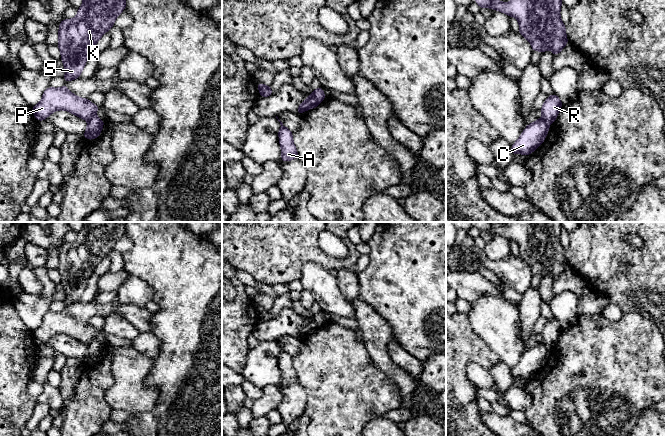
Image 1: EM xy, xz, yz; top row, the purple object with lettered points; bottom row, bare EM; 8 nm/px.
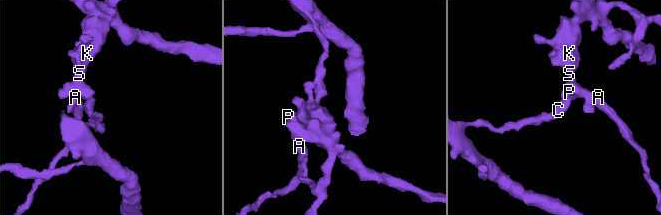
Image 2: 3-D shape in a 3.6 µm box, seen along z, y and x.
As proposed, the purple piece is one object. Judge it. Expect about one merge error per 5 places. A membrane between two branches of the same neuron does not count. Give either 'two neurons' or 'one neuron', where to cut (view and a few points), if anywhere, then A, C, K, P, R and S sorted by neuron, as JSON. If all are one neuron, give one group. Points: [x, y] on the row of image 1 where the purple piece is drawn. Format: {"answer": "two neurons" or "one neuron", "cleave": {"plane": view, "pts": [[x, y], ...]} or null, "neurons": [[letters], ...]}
{"answer": "two neurons", "cleave": {"plane": "xz", "pts": [[311, 94], [321, 100]]}, "neurons": [["A", "K", "P", "R", "S"], ["C"]]}

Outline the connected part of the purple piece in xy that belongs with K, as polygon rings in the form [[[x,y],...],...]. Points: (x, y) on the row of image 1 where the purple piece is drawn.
[[[83,0],[73,19],[64,19],[59,24],[59,40],[57,43],[61,52],[61,60],[66,73],[63,76],[66,83],[80,77],[88,56],[103,34],[114,26],[115,19],[126,9],[125,0]]]

